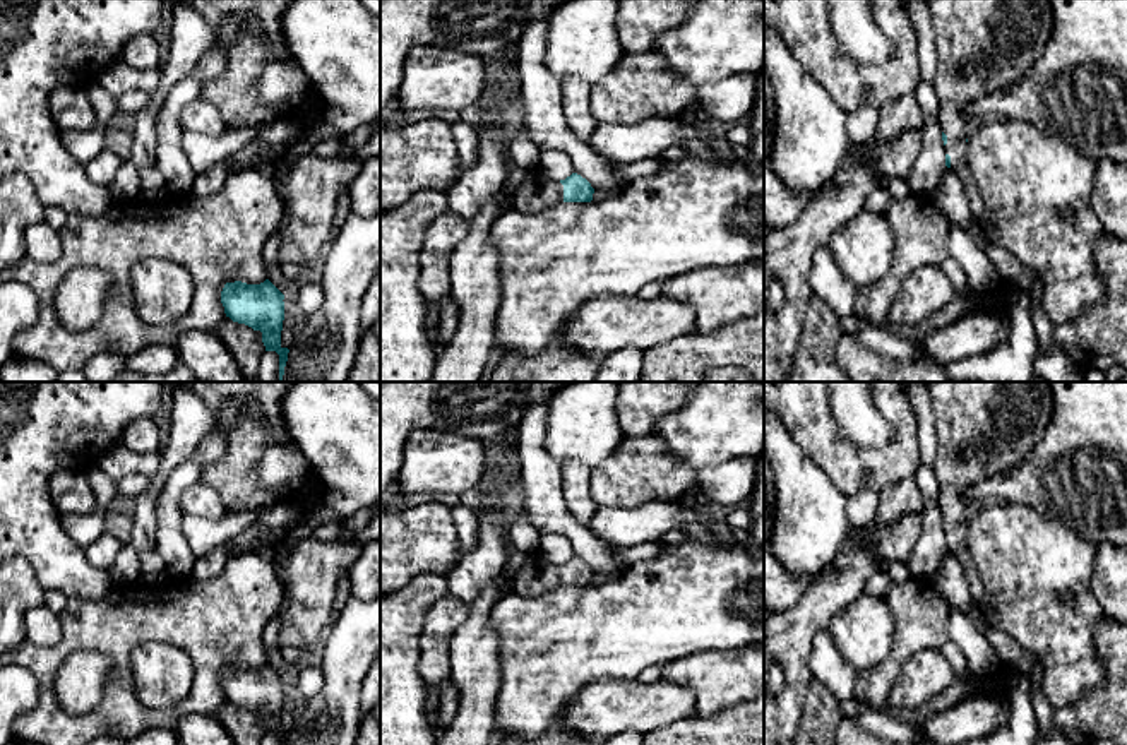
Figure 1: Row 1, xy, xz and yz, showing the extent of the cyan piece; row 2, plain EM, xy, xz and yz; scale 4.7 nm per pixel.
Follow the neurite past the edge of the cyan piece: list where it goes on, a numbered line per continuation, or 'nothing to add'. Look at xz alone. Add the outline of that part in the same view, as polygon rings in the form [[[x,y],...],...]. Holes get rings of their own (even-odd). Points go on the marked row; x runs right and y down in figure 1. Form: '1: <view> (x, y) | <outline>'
1: xz (536, 192) | [[[534,171],[517,187],[512,209],[536,214],[560,202],[564,202],[564,185]]]

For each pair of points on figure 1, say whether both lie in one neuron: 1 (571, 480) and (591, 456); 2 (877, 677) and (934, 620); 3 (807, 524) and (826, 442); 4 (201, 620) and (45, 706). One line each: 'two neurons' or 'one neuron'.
1: two neurons
2: one neuron
3: two neurons
4: one neuron

